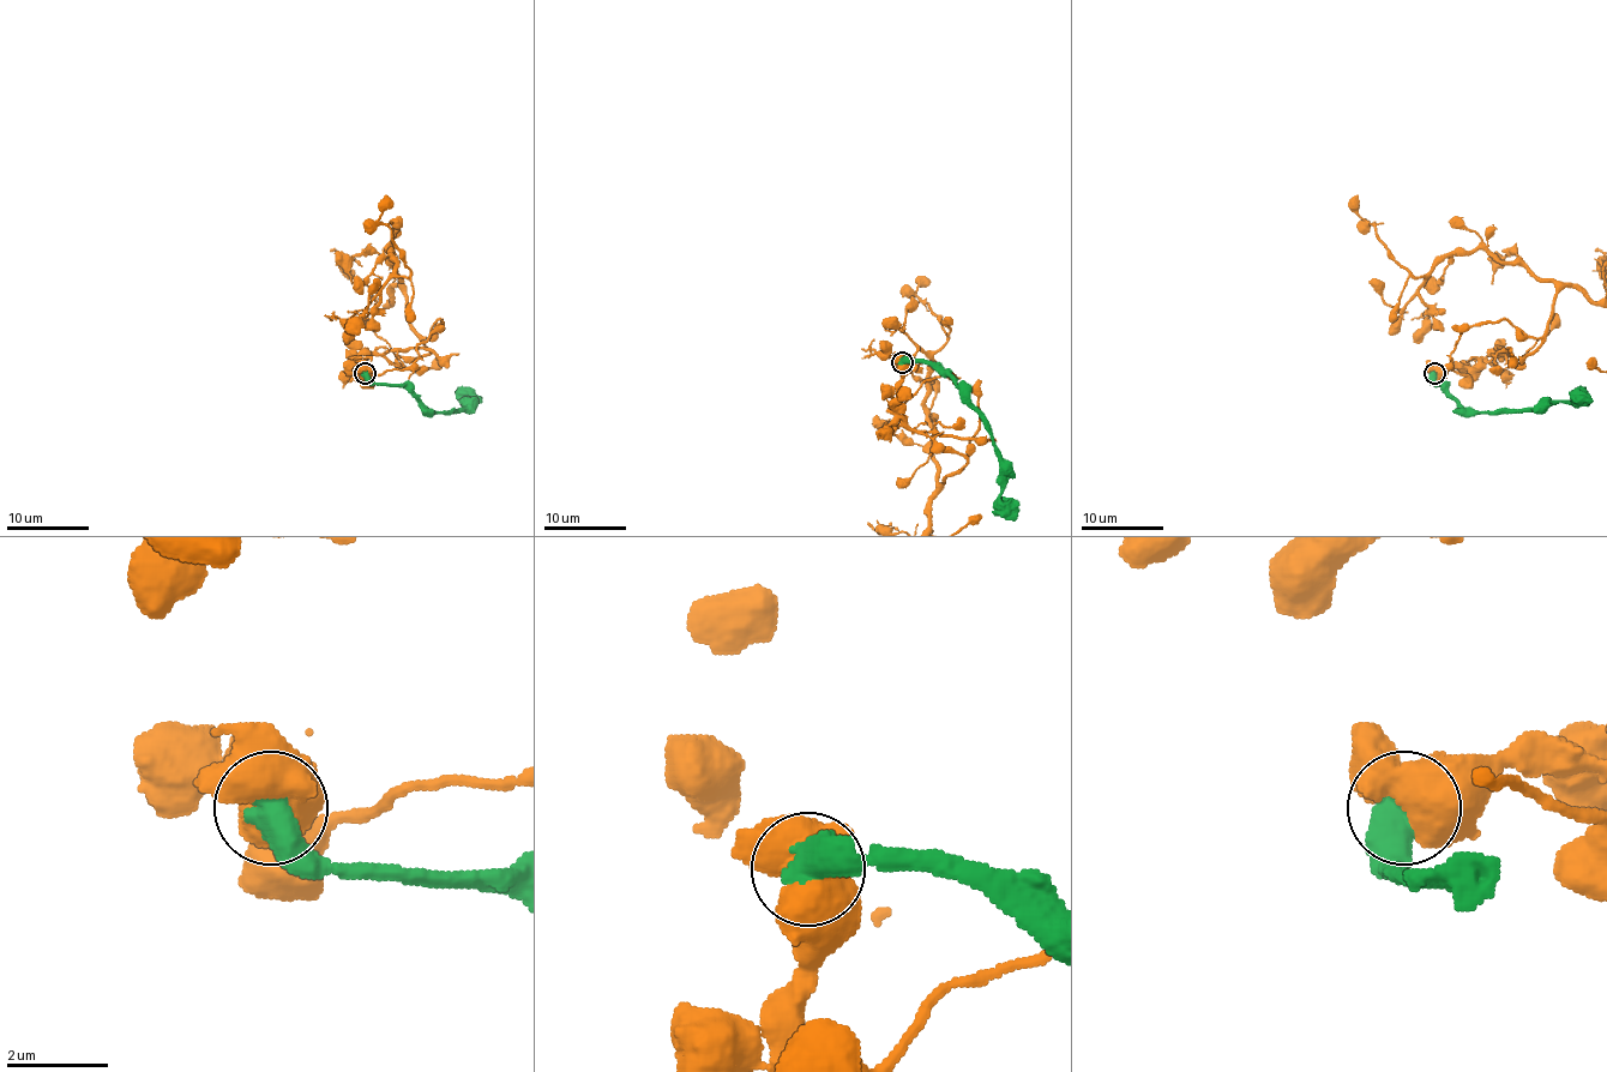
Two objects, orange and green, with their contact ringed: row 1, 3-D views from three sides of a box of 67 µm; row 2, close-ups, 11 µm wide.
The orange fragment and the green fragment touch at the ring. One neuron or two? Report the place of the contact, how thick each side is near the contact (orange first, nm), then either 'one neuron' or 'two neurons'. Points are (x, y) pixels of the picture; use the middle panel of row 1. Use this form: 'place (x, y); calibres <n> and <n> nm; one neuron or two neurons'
place (902, 362); calibres 650 and 650 nm; two neurons

